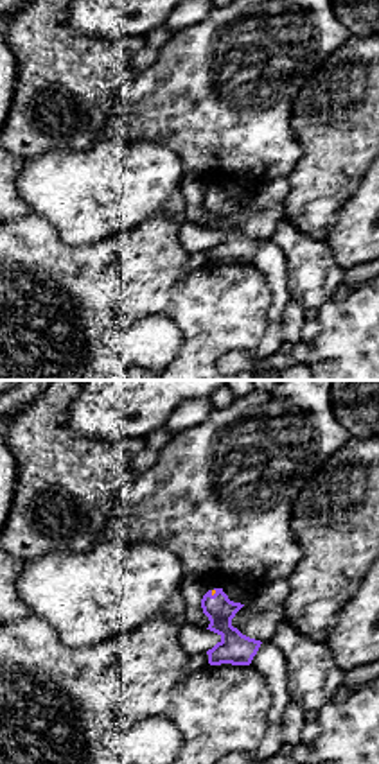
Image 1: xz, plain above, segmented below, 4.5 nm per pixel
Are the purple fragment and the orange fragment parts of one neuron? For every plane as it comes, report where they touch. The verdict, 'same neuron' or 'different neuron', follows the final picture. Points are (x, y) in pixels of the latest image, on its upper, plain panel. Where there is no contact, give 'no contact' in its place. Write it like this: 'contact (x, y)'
contact (216, 190)

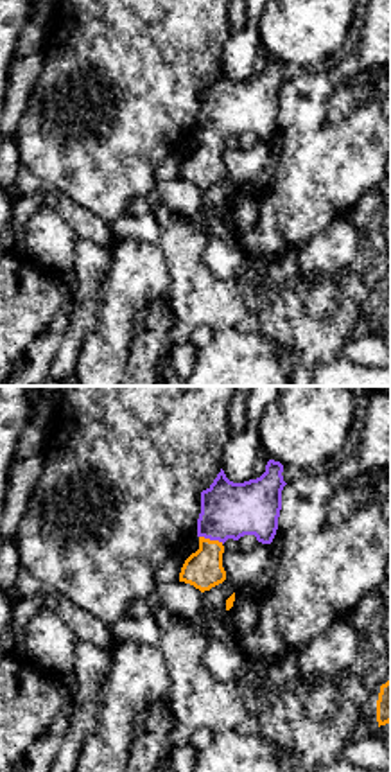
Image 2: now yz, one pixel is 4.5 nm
contact (212, 137)

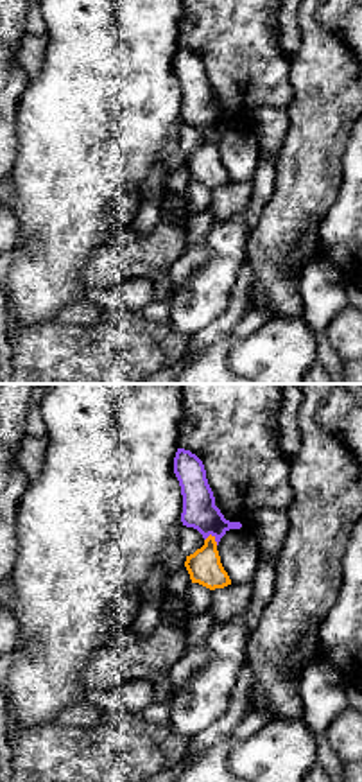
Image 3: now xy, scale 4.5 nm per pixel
contact (212, 133)

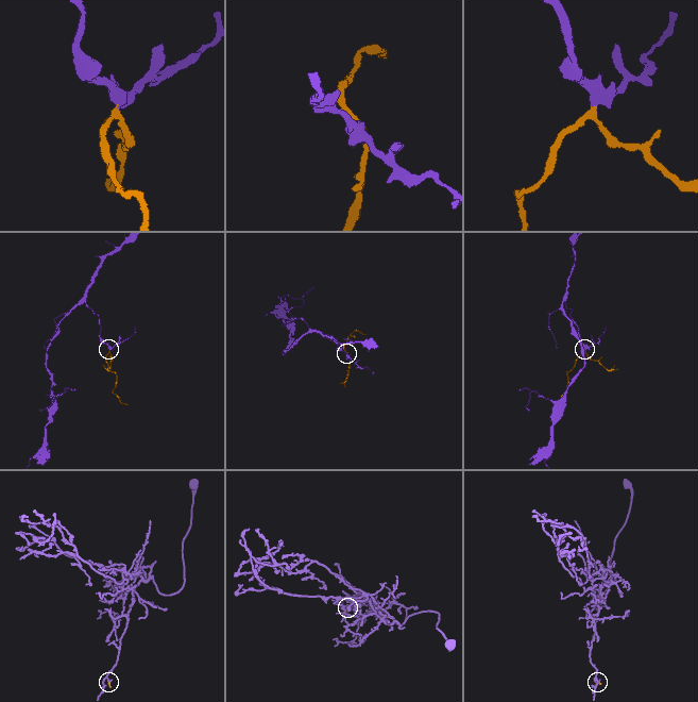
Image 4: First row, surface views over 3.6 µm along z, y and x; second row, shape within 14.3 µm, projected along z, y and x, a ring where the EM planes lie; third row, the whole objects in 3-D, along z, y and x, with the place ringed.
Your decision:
same neuron

